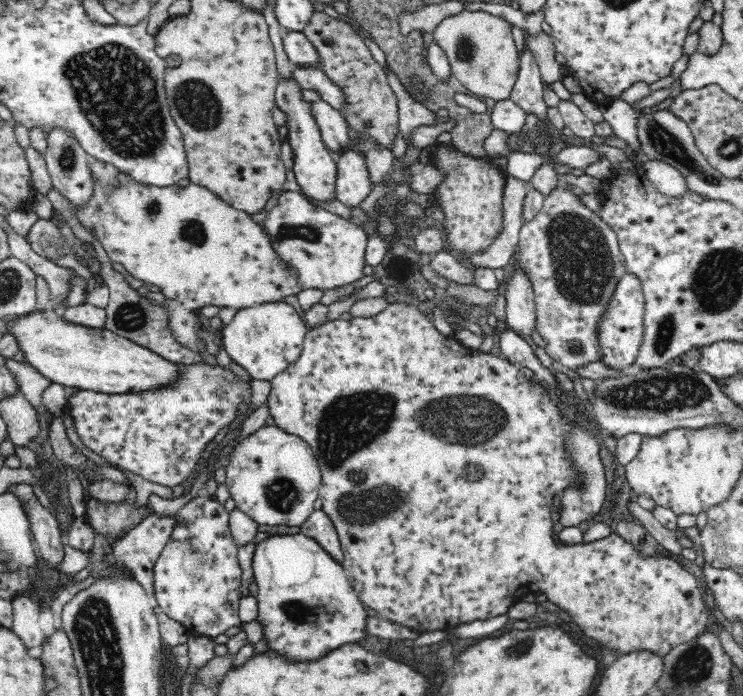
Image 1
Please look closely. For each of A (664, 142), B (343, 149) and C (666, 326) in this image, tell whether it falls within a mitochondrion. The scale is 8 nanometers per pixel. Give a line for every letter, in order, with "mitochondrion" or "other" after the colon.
A: mitochondrion
B: other
C: mitochondrion

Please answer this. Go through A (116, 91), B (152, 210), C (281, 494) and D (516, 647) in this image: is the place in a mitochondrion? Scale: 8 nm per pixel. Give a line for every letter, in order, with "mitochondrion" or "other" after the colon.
A: mitochondrion
B: mitochondrion
C: mitochondrion
D: mitochondrion

